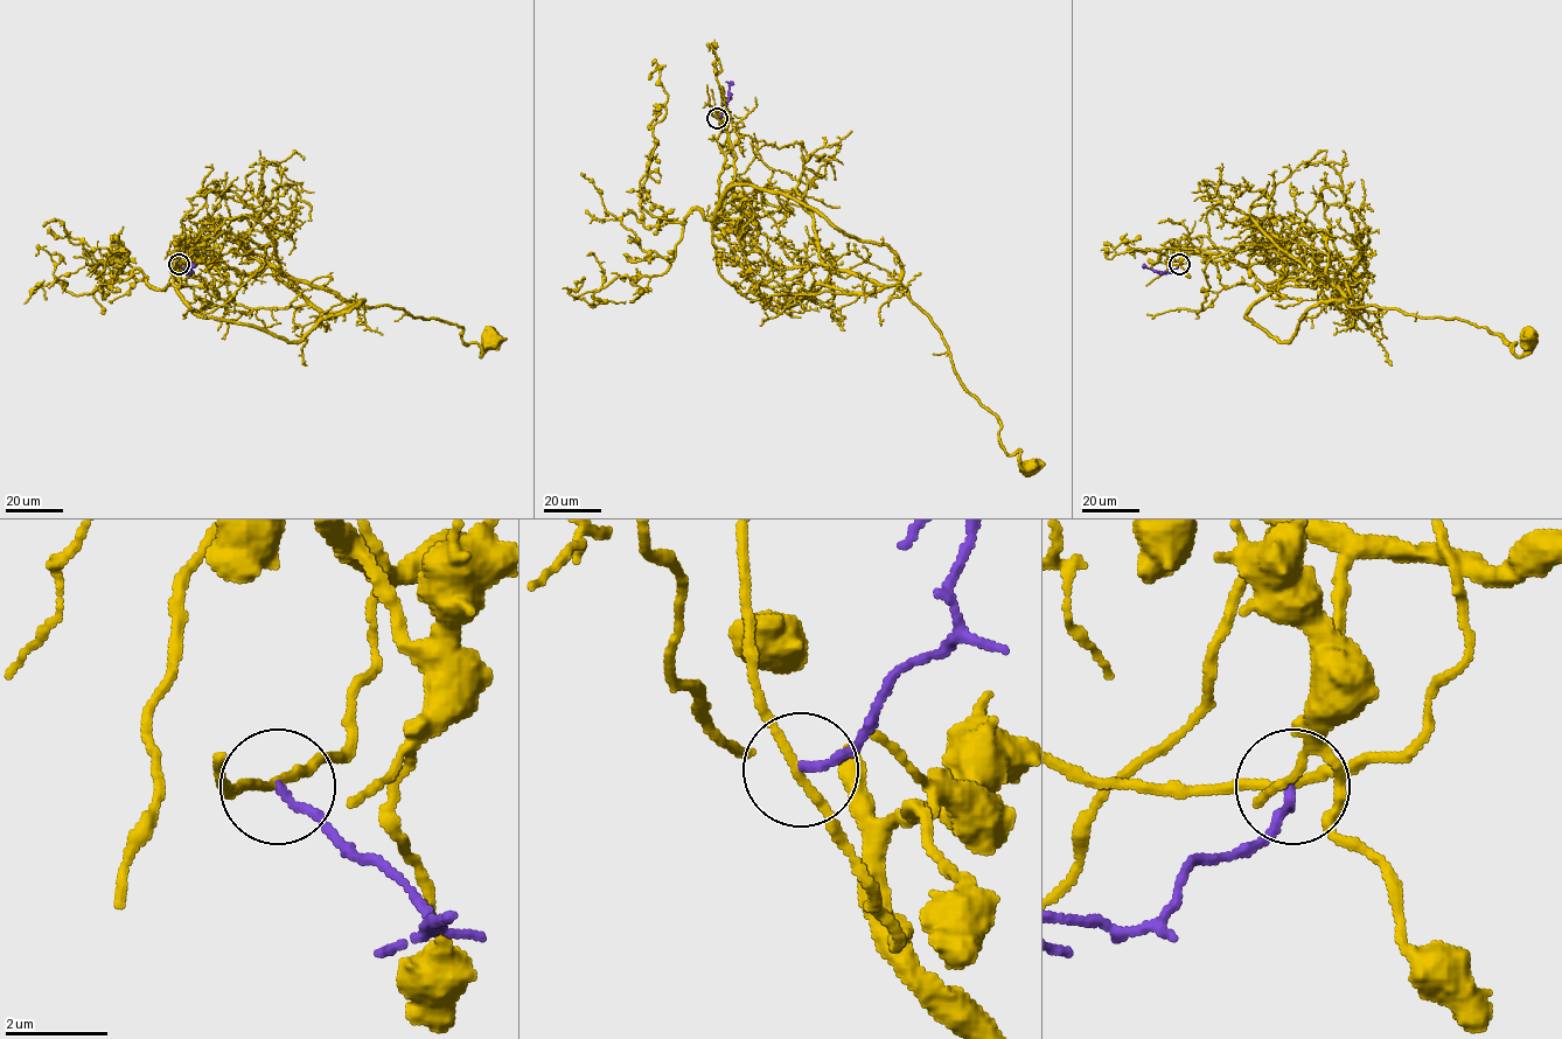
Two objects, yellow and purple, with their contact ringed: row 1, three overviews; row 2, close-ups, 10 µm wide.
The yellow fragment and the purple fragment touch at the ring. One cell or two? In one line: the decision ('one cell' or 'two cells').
two cells

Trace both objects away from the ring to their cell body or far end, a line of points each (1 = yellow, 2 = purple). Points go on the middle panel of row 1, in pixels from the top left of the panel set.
1: (718, 118), (719, 203), (733, 223), (774, 263), (904, 286), (1024, 469)
2: (718, 118), (726, 110), (729, 84), (725, 82)

